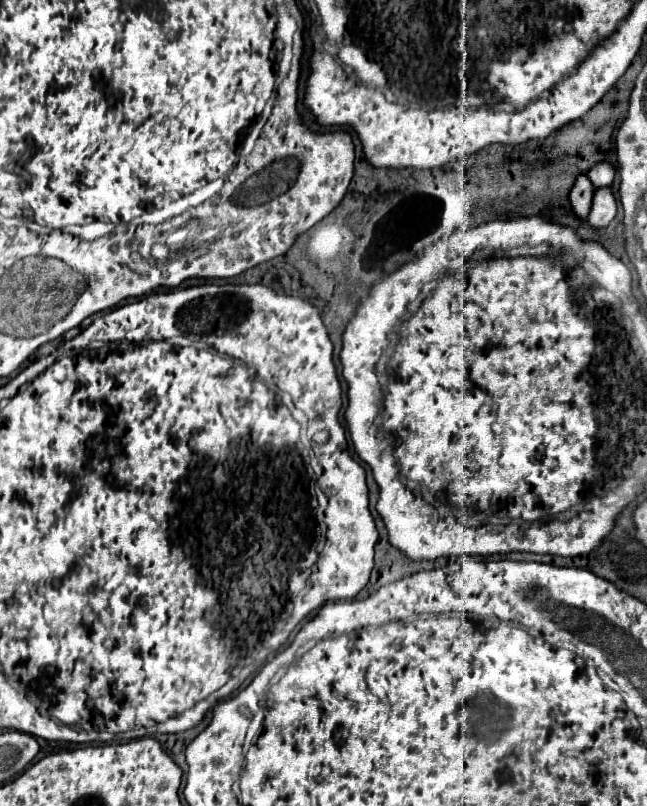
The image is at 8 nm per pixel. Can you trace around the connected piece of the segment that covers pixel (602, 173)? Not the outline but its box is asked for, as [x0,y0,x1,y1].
[586,162,614,188]

